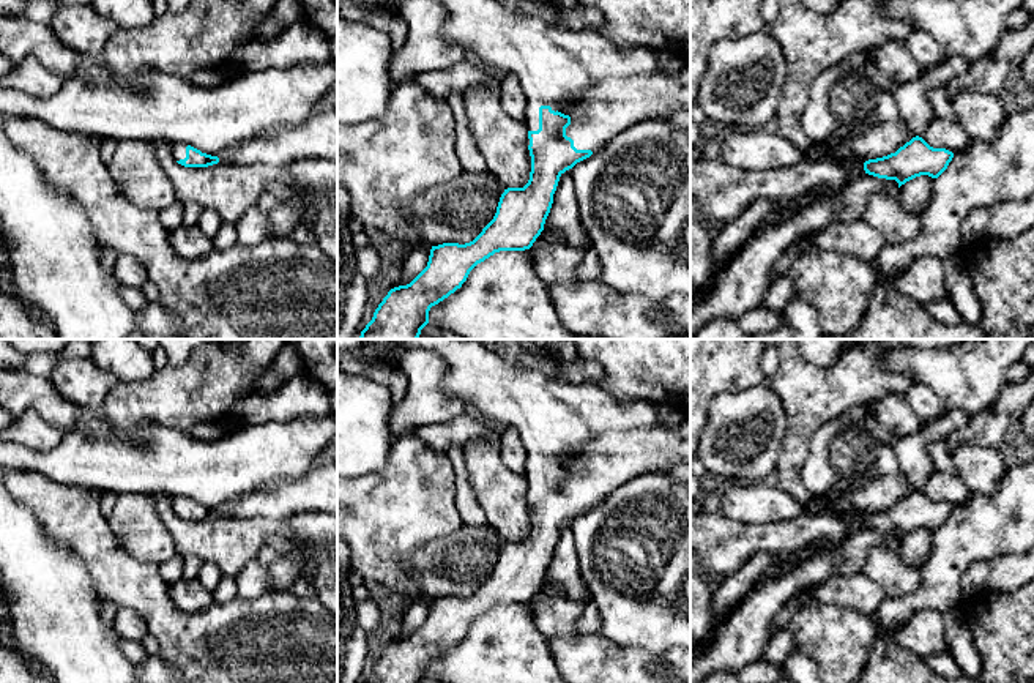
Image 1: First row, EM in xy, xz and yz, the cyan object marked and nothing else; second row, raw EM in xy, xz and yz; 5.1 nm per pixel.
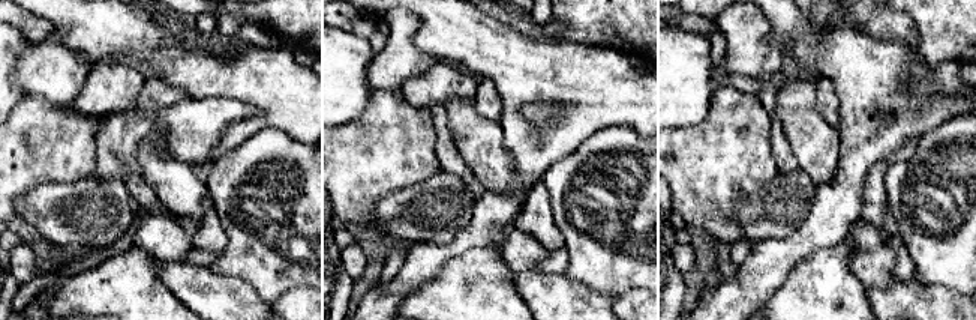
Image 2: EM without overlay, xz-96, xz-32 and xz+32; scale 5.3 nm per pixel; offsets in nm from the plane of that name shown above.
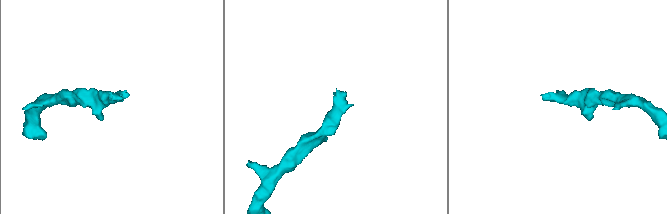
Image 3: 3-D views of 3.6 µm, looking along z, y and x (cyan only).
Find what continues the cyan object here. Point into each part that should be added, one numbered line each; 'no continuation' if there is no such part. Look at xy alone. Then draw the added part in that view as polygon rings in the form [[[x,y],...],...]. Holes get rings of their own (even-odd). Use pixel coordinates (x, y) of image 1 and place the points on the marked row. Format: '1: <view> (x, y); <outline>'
1: xy (178, 150); [[[177,142],[177,144],[172,144],[170,147],[172,147],[172,159],[173,161],[180,161],[180,159],[186,158],[186,147],[188,147],[186,144]]]

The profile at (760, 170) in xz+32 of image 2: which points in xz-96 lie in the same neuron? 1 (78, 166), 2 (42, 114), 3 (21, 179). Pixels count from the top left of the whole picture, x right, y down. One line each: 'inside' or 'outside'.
1: inside
2: inside
3: inside

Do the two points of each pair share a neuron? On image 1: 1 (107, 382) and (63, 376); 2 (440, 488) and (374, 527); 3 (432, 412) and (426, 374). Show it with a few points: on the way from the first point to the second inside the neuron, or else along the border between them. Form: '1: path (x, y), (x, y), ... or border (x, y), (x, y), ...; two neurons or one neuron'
1: path (96, 382), (74, 379); one neuron
2: path (424, 488), (404, 507), (390, 513); one neuron
3: path (426, 403), (426, 384); one neuron

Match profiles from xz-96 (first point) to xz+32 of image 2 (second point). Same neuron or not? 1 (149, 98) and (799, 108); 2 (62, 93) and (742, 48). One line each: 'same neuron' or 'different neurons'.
1: different neurons
2: same neuron

